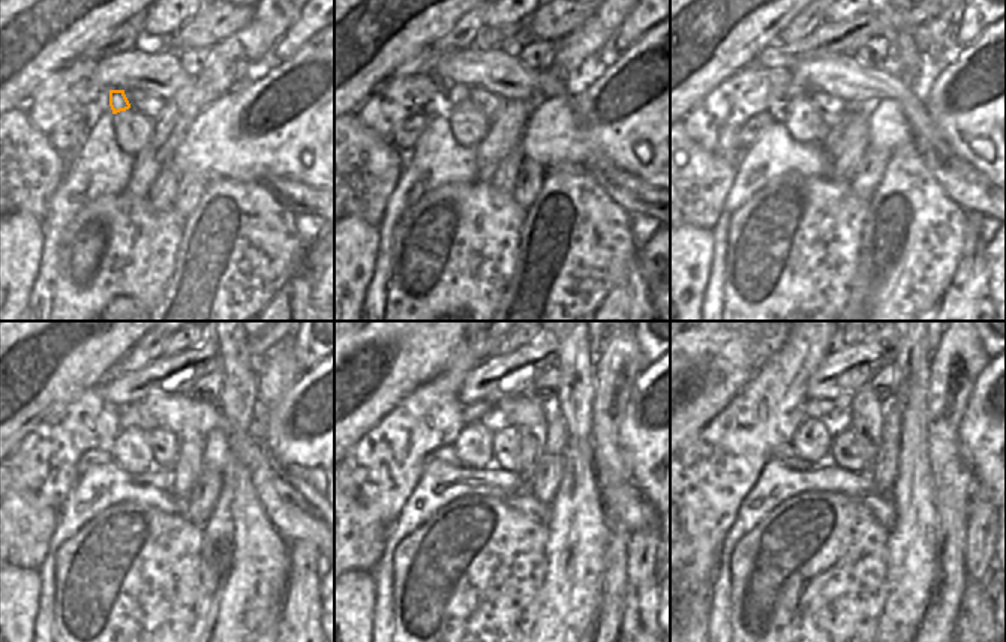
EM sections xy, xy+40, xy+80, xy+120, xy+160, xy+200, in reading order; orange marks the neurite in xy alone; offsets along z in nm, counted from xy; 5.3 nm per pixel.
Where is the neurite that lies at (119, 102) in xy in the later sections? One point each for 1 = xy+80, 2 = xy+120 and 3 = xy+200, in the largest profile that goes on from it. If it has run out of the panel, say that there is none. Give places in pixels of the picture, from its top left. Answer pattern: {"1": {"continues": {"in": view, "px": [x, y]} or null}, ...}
{"1": {"continues": {"in": "xy+80", "px": [793, 90]}}, "2": {"continues": {"in": "xy+120", "px": [134, 414]}}, "3": {"continues": {"in": "xy+200", "px": [825, 410]}}}

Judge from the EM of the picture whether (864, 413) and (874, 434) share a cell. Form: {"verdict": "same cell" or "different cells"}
{"verdict": "same cell"}

